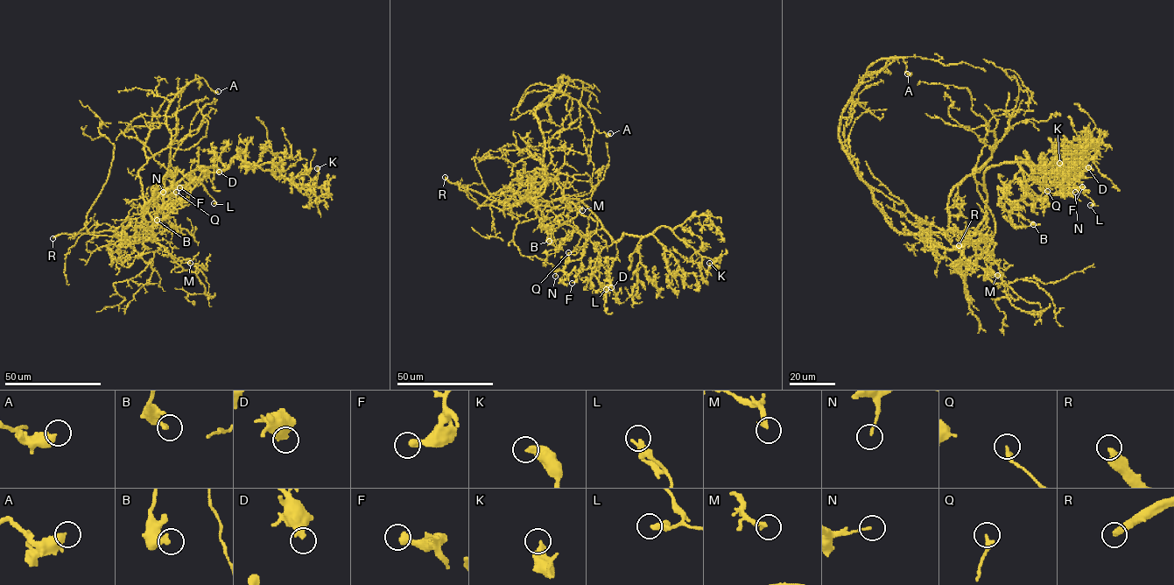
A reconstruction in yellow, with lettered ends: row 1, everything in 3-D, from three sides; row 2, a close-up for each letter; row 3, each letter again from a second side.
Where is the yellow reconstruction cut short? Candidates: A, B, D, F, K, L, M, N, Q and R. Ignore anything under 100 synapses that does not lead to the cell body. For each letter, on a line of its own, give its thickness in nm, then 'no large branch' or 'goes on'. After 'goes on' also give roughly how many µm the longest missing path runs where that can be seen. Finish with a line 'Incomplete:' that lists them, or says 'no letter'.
A: calibre 320 nm; no large branch
B: calibre 360 nm; no large branch
D: calibre 440 nm; no large branch
F: calibre 360 nm; no large branch
K: calibre 440 nm; no large branch
L: calibre 360 nm; no large branch
M: calibre 260 nm; no large branch
N: calibre 120 nm; no large branch
Q: calibre 240 nm; no large branch
R: calibre 380 nm; goes on; missing 45 µm
Incomplete: R

